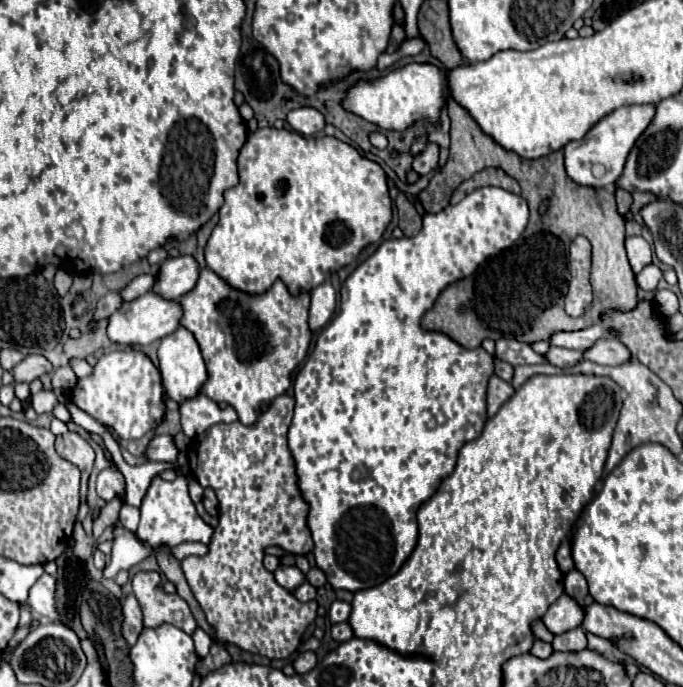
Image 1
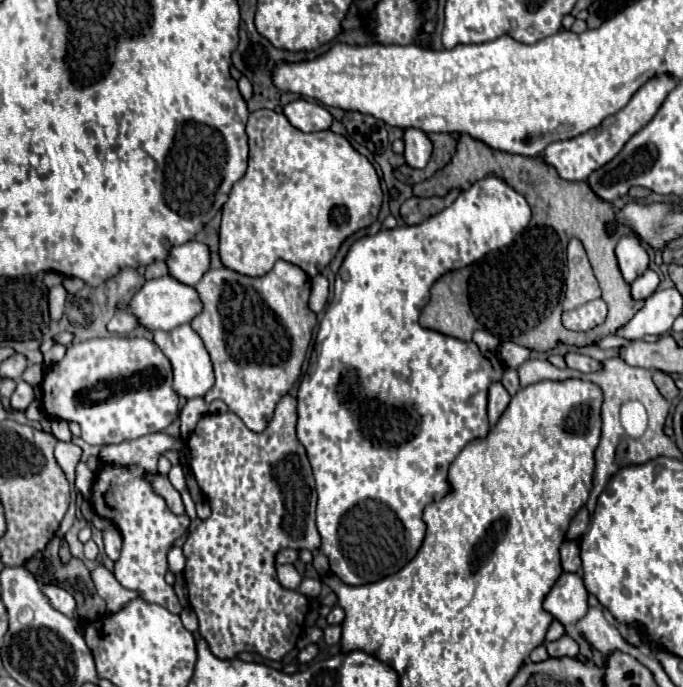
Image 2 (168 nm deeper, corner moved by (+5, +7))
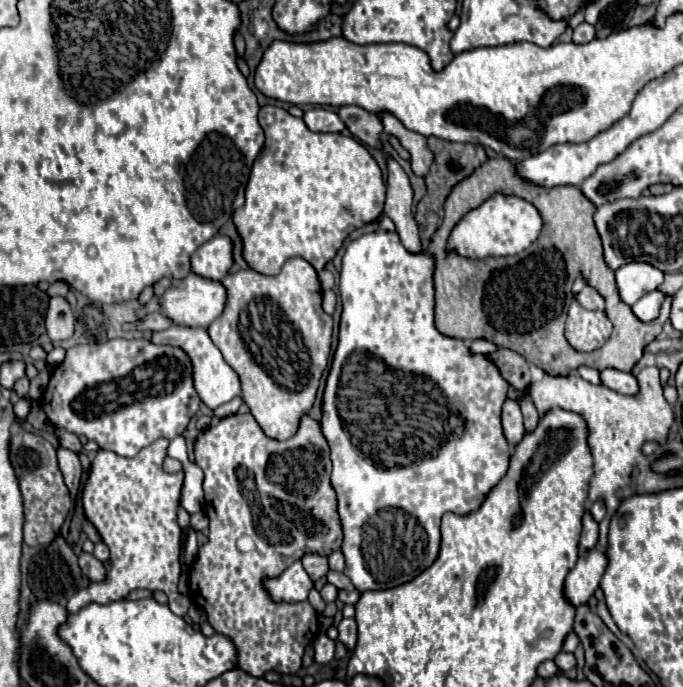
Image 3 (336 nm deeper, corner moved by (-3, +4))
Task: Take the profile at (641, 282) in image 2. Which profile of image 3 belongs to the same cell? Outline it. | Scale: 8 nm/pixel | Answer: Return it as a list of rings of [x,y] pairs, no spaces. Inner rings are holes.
[[[660,290],[656,292],[648,292],[648,296],[642,296],[634,306],[632,306],[632,312],[638,320],[642,322],[652,322],[658,318],[660,314],[660,306],[664,302],[664,294]]]

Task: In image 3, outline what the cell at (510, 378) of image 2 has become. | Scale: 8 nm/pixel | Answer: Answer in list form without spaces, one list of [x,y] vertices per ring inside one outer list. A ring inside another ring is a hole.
[[[524,396],[520,400],[520,408],[522,408],[522,414],[524,414],[524,426],[526,426],[528,432],[532,432],[538,426],[538,422],[540,422],[540,416],[538,416],[532,400],[528,396]]]

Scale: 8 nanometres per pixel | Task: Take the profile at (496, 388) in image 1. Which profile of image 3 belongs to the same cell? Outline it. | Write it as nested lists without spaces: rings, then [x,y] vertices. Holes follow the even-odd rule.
[[[518,400],[504,402],[502,426],[504,426],[504,436],[506,436],[508,444],[514,448],[524,438],[524,424],[522,424],[522,412],[518,406]]]

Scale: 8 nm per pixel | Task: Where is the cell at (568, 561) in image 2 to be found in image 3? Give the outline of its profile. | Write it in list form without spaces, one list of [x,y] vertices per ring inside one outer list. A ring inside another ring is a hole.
[[[590,510],[584,512],[582,518],[582,538],[580,538],[580,550],[590,550],[598,542],[598,522],[592,518]]]

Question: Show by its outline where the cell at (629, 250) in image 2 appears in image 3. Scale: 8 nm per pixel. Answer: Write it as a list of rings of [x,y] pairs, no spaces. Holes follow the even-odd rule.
[[[626,264],[616,272],[618,296],[626,306],[636,304],[644,294],[658,290],[664,282],[664,272],[652,268],[650,264]]]

